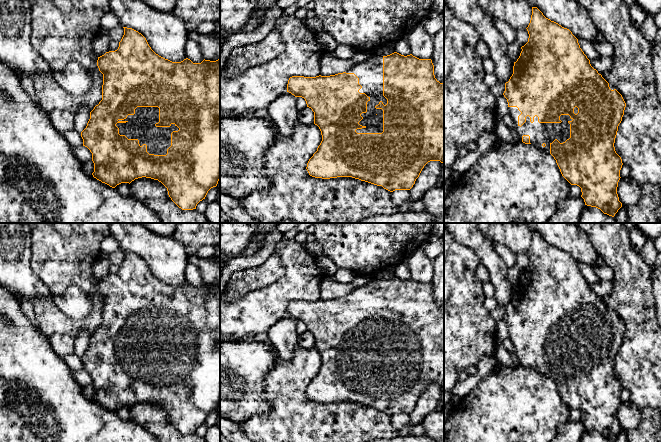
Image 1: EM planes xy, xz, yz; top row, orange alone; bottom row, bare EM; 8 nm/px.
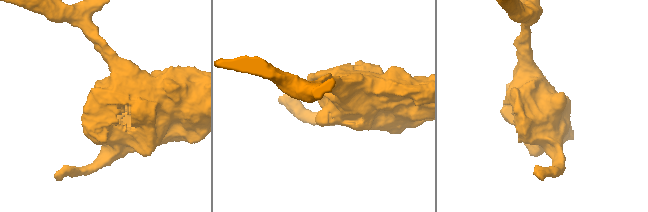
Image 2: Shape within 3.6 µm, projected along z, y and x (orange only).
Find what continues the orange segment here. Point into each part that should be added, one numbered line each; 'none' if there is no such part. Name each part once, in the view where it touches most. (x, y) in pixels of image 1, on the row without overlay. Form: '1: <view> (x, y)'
1: xz (370, 296)

